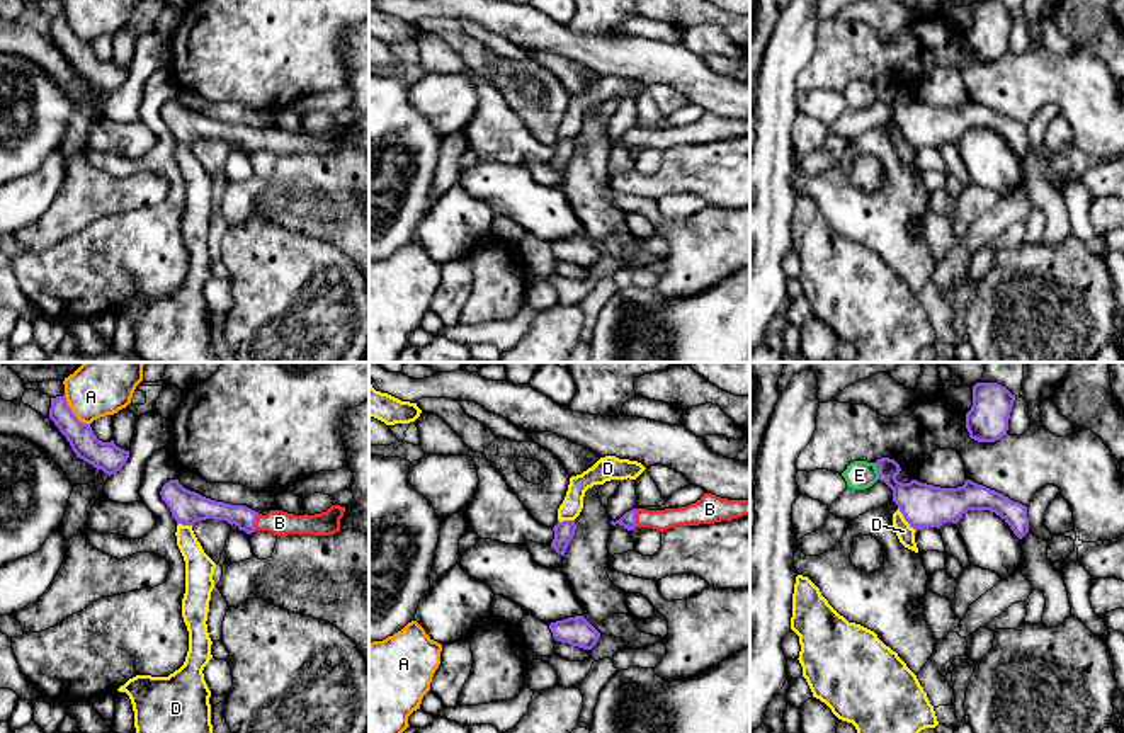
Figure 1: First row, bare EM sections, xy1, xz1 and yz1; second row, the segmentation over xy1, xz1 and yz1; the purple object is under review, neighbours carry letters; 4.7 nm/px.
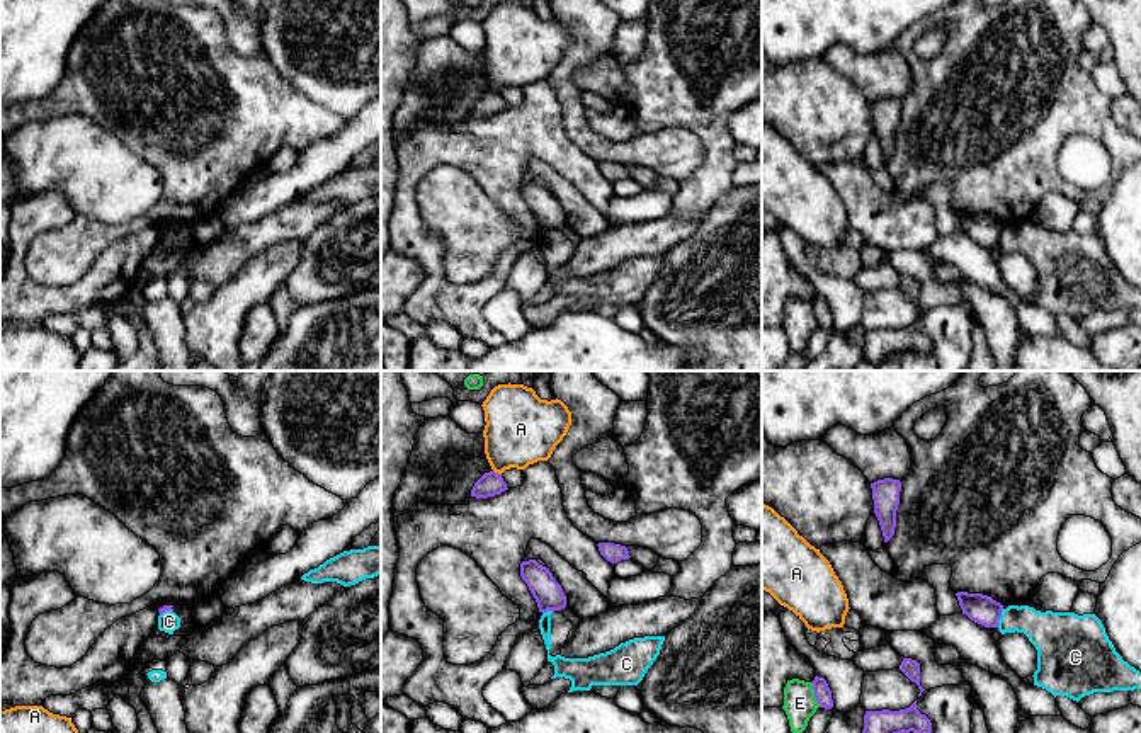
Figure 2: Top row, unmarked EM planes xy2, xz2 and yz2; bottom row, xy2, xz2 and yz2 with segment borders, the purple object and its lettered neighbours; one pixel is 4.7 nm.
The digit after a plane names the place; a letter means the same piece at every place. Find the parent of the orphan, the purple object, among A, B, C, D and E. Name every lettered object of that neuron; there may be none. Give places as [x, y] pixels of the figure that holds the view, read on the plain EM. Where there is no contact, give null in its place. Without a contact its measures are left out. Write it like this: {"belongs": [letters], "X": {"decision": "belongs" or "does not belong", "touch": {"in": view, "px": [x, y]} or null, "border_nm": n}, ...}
{"belongs": ["B"], "A": {"decision": "does not belong", "touch": {"in": "xy1", "px": [72, 31]}, "border_nm": 200}, "B": {"decision": "belongs", "touch": {"in": "xz1", "px": [635, 136]}, "border_nm": 90}, "C": {"decision": "does not belong", "touch": {"in": "yz2", "px": [1000, 235]}, "border_nm": 90}, "D": {"decision": "does not belong", "touch": {"in": "yz1", "px": [905, 138]}, "border_nm": 150}, "E": {"decision": "does not belong", "touch": {"in": "yz2", "px": [815, 313]}, "border_nm": 130}}

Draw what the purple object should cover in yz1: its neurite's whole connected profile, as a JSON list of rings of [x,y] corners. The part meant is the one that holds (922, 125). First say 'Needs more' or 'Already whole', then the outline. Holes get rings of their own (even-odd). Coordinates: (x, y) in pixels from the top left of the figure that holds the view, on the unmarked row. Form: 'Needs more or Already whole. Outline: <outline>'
Already whole. Outline: [[[881,77],[874,83],[879,99],[893,109],[893,121],[915,150],[939,148],[945,141],[957,143],[968,129],[990,129],[1000,134],[1019,158],[1029,151],[1027,126],[1003,112],[971,99],[957,107],[940,107],[917,99],[901,102],[896,99],[901,87],[894,78]]]

